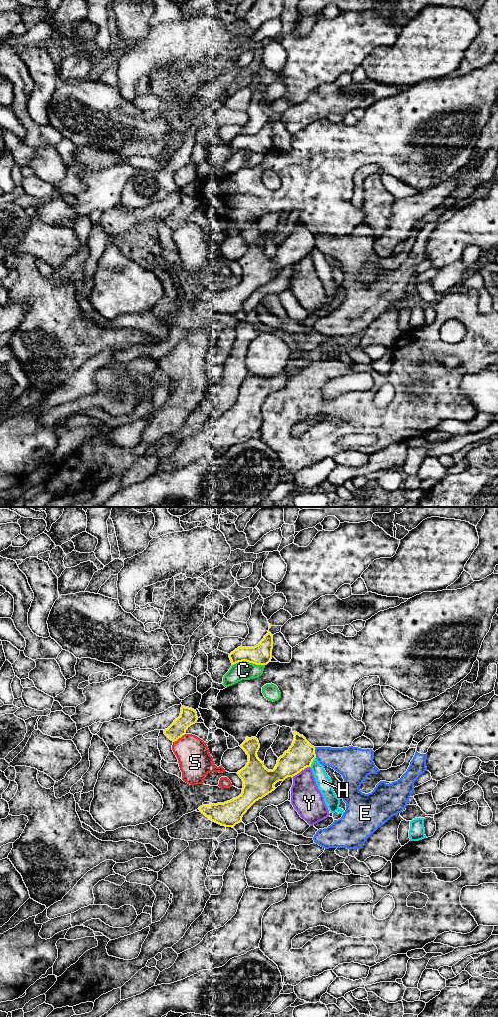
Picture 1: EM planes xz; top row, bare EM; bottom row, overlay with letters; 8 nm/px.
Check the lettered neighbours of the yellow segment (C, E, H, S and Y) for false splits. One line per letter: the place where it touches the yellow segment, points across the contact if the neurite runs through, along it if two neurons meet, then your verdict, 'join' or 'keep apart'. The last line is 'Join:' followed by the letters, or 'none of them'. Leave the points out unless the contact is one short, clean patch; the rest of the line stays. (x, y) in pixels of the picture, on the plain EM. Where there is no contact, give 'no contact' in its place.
C: contact xz (248, 149); border xz (264, 152), (238, 149), (232, 153); keep apart
E: contact xz (314, 240); border xz (314, 235), (316, 245); keep apart
H: contact xz (312, 249); keep apart
S: contact xz (179, 225); keep apart
Y: contact xz (301, 258); keep apart
Join: none of them

